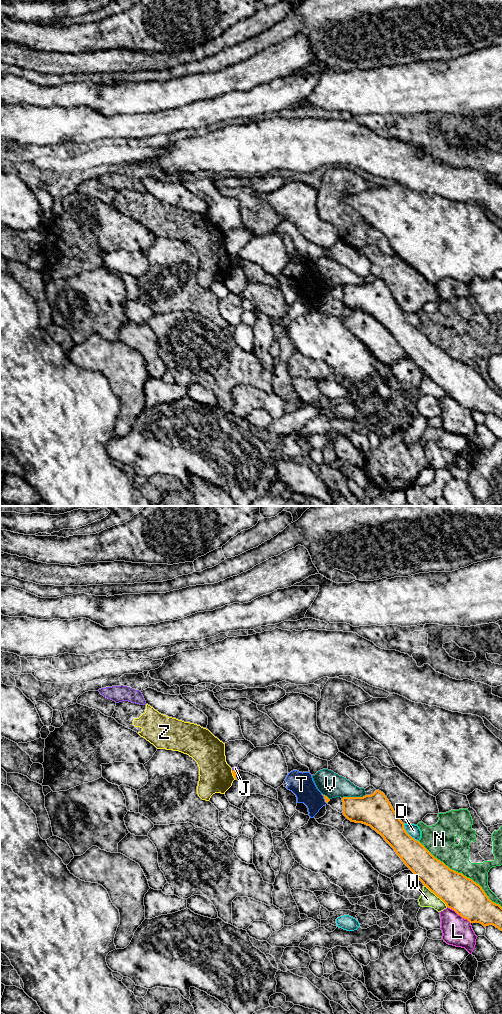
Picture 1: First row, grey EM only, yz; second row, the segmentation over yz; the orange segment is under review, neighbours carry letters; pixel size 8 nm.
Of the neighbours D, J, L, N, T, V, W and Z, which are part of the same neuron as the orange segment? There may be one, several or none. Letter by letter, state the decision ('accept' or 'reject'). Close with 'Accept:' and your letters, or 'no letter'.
D: reject
J: reject
L: reject
N: reject
T: reject
V: reject
W: reject
Z: reject
Accept: no letter

